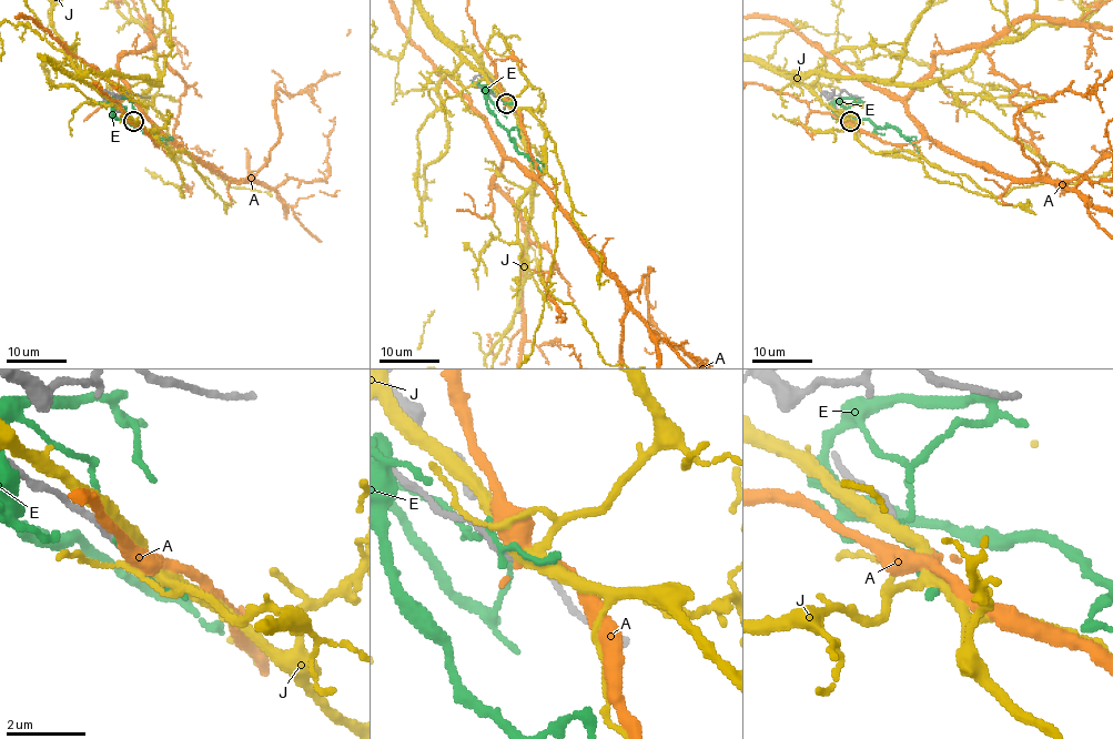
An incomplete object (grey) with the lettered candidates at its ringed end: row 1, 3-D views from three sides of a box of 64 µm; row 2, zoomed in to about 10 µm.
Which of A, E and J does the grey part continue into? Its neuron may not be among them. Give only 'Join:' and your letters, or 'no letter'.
Join: A

